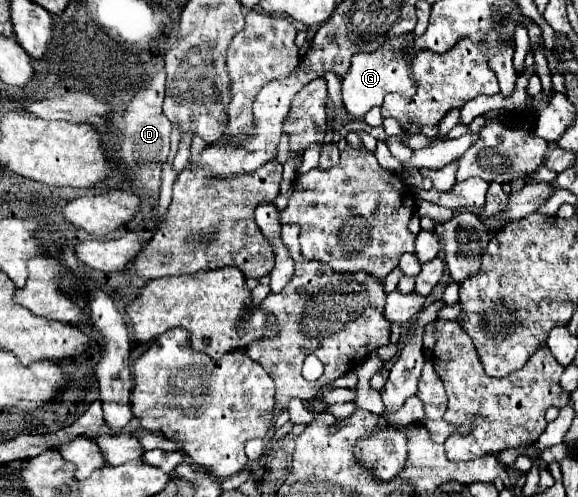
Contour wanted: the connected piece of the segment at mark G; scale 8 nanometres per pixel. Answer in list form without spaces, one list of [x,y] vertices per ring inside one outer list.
[[[402,34],[390,38],[370,54],[356,54],[356,58],[352,58],[350,70],[342,80],[342,100],[346,110],[354,118],[364,118],[364,114],[370,108],[382,106],[382,100],[388,92],[398,92],[406,98],[412,98],[416,94],[416,80],[410,74],[412,58],[408,56],[408,50],[412,50],[412,42],[414,42],[414,34]]]

